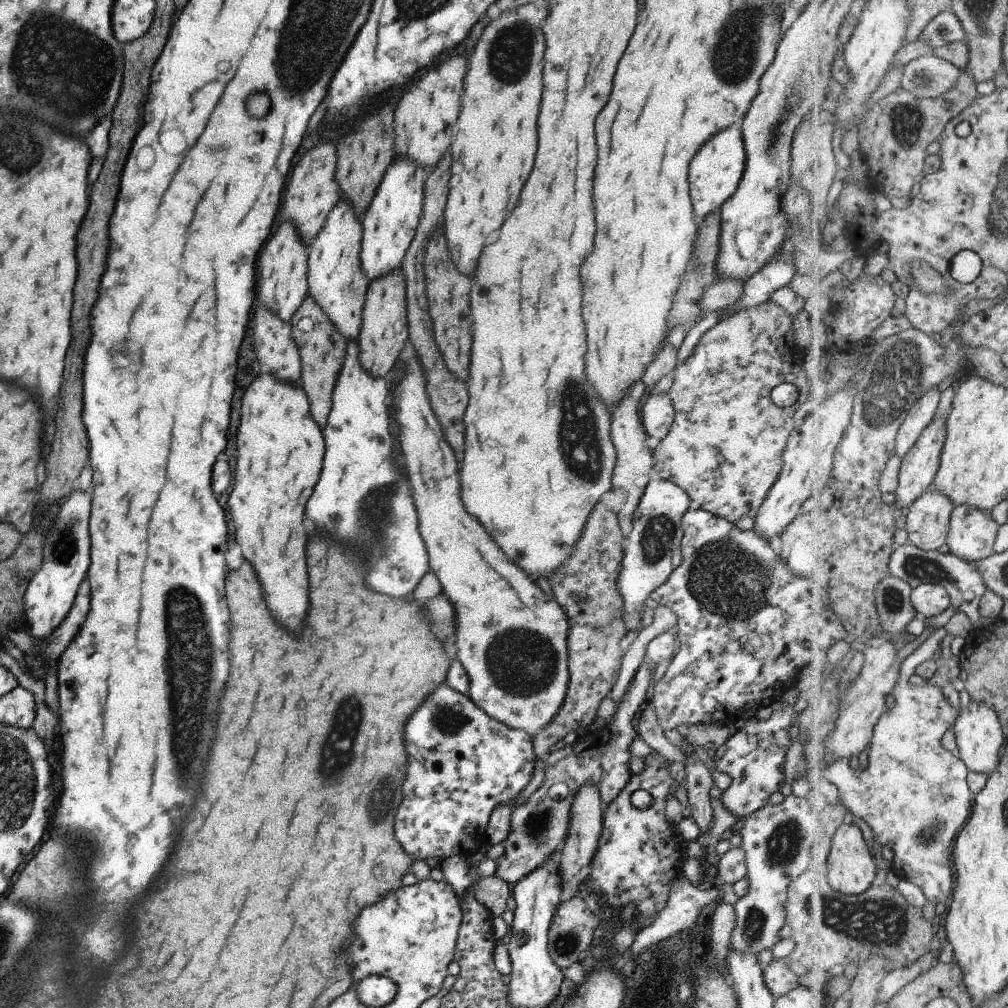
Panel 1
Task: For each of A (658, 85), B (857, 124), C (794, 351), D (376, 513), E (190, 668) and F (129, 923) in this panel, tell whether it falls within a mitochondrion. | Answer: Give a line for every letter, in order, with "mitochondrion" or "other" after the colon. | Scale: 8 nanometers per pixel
A: other
B: other
C: other
D: mitochondrion
E: mitochondrion
F: other

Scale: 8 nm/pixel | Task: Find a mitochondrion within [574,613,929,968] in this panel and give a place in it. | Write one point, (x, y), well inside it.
(885, 919)

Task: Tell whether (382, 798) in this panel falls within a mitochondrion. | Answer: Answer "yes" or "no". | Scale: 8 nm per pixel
yes

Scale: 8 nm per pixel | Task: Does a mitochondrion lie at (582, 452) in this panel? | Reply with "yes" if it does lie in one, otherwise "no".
yes

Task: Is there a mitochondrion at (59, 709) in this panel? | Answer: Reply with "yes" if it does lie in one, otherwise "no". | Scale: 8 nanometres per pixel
no

